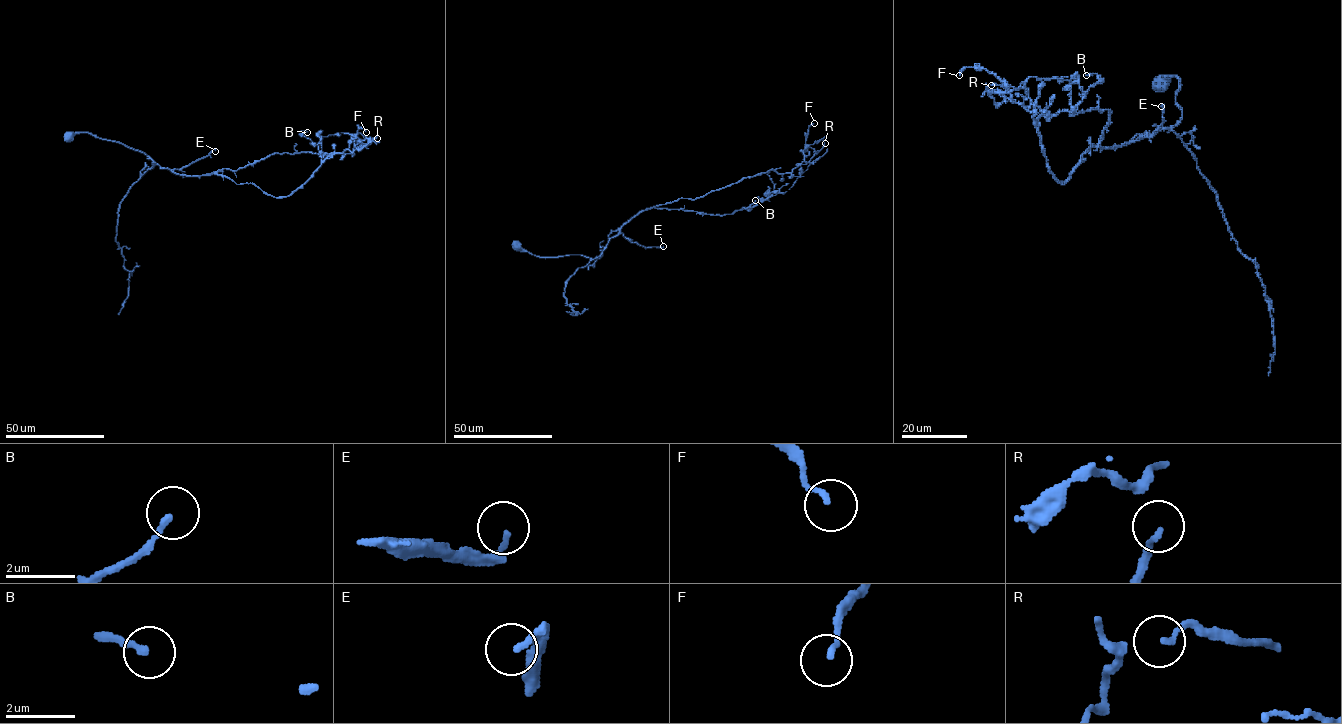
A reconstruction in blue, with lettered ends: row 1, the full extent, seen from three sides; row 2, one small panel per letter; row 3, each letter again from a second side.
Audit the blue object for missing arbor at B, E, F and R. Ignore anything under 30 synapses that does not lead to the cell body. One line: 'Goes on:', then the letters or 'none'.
Goes on: E

